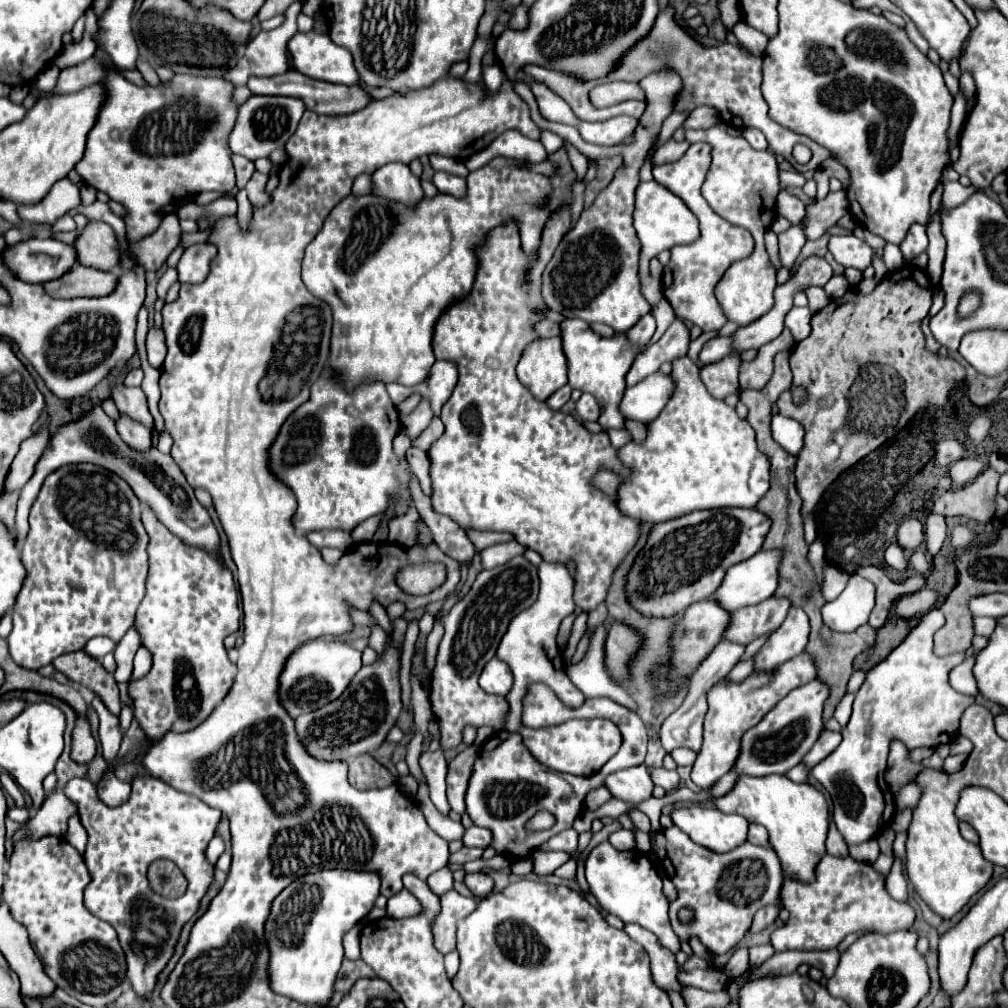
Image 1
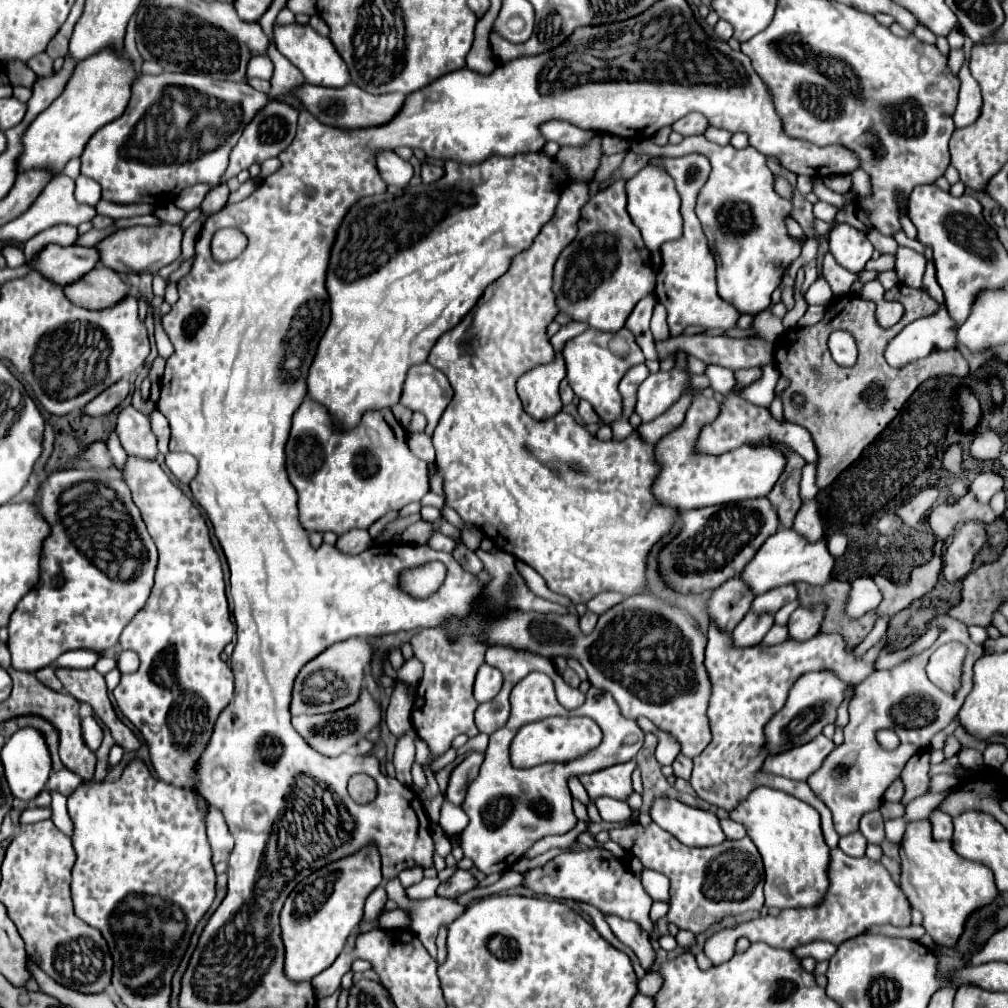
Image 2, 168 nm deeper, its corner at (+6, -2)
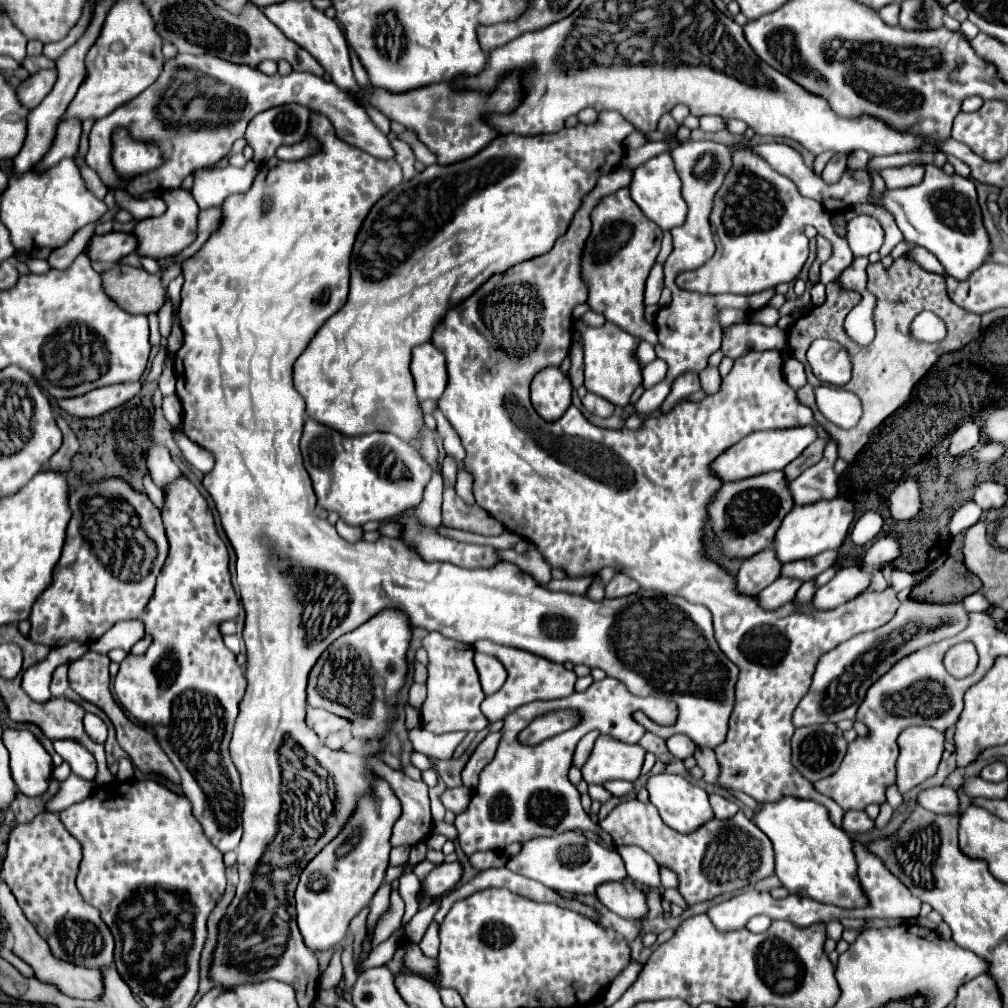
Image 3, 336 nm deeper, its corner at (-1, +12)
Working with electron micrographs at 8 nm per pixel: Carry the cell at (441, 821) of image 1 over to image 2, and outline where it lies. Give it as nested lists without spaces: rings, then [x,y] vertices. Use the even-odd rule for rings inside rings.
[[[434,824],[432,826],[432,834],[434,834],[434,846],[436,846],[436,854],[440,854],[442,858],[450,852],[450,840],[448,840],[448,834],[442,830],[440,824]]]

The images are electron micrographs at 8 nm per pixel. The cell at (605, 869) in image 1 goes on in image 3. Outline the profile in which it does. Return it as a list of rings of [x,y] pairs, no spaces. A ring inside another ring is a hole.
[[[563,832],[563,834],[551,836],[551,838],[533,838],[533,840],[525,842],[521,852],[517,856],[509,858],[509,862],[505,866],[509,866],[509,870],[513,870],[525,878],[545,884],[551,890],[571,892],[571,894],[595,894],[595,888],[599,884],[625,878],[625,868],[623,868],[621,856],[613,850],[603,848],[595,840],[585,838],[581,832]],[[573,846],[577,848],[573,852],[575,856],[561,856],[561,852],[567,852]]]

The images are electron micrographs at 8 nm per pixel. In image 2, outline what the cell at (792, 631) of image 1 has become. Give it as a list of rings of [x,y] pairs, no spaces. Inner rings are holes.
[[[822,606],[818,610],[796,608],[788,620],[788,638],[790,640],[806,640],[818,634],[818,626],[822,622]]]

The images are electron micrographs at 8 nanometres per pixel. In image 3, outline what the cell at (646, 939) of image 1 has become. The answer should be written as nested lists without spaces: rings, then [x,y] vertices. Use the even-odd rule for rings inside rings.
[[[625,878],[621,882],[609,882],[597,886],[597,898],[615,914],[623,918],[635,918],[643,920],[647,914],[645,896],[637,890],[633,878]]]

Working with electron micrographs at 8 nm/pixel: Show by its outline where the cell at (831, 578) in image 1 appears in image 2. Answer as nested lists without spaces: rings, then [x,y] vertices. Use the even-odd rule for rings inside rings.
[[[778,530],[762,544],[756,556],[748,562],[748,566],[744,566],[740,576],[744,586],[750,590],[750,594],[760,596],[772,588],[792,582],[808,582],[812,586],[824,586],[832,580],[832,568],[834,568],[834,558],[826,548],[824,538],[820,542],[810,544],[804,538],[800,538],[794,530]]]

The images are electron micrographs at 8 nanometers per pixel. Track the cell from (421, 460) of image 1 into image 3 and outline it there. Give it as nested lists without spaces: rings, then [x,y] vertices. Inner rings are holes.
[[[529,542],[529,548],[525,554],[517,554],[515,550],[503,550],[503,552],[499,552],[499,556],[505,562],[517,564],[523,572],[533,576],[537,582],[541,582],[541,584],[551,582],[551,564],[545,558],[541,558],[541,552],[537,552],[535,544]]]

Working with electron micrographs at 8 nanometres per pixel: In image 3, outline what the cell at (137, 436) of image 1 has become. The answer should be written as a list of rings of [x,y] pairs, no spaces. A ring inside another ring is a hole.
[[[185,476],[165,488],[163,524],[171,548],[163,570],[157,576],[155,592],[141,618],[145,624],[145,632],[153,636],[153,642],[145,654],[125,656],[119,674],[115,676],[113,688],[121,706],[133,718],[155,732],[161,748],[181,774],[181,788],[193,806],[193,816],[203,826],[209,842],[213,842],[217,850],[225,854],[229,850],[235,850],[241,840],[243,792],[239,772],[229,756],[229,742],[239,712],[239,702],[245,694],[245,676],[235,662],[235,654],[223,644],[219,624],[223,620],[237,618],[241,612],[241,604],[231,584],[229,552],[217,534],[209,504]]]

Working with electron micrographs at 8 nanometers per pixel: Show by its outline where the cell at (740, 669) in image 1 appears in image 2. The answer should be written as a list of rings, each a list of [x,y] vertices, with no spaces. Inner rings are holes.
[[[774,626],[762,640],[762,644],[766,646],[776,646],[776,644],[782,644],[786,640],[786,626]]]

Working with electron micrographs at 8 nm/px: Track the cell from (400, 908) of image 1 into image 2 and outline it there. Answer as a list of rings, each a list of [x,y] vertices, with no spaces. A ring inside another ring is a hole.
[[[398,878],[386,884],[386,892],[388,898],[394,900],[396,906],[408,914],[410,930],[420,938],[428,954],[436,958],[436,936],[440,926],[452,924],[466,908],[458,904],[454,898],[442,898],[442,896],[434,896],[428,900],[412,900],[408,898]]]

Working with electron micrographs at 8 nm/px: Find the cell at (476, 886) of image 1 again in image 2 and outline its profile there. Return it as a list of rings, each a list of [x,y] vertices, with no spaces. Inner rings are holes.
[[[456,870],[454,876],[448,882],[442,882],[438,888],[438,896],[446,898],[456,898],[464,892],[470,892],[478,886],[478,880],[468,872],[468,870]]]

